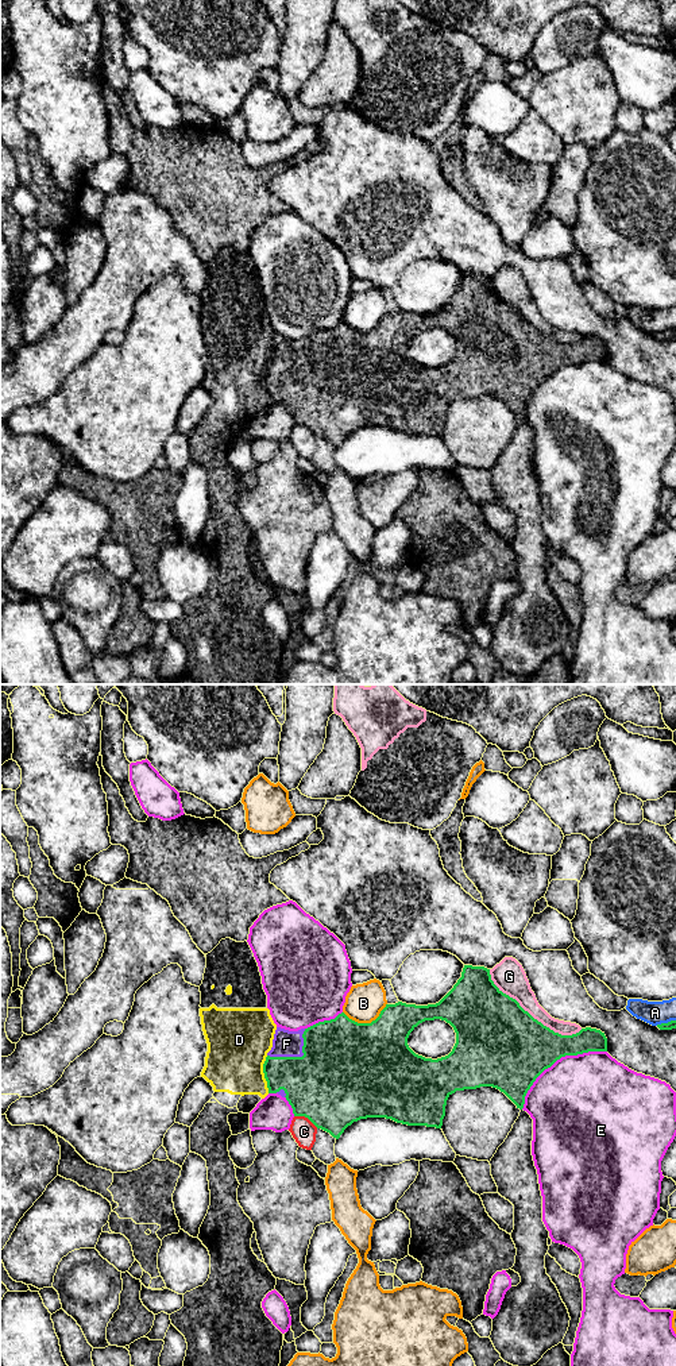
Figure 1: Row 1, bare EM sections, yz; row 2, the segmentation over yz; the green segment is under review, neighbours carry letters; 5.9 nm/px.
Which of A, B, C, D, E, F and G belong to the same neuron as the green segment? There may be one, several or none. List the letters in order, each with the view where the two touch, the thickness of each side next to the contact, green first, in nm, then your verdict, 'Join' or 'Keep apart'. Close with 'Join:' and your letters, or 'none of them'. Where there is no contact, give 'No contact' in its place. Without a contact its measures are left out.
A: Touches green in yz. Thickness 50 nm (green) against 140 nm. Keep apart
B: Touches green in yz. Thickness 500 nm (green) against 220 nm. Keep apart
C: Touches green in yz. Thickness 500 nm (green) against 150 nm. Keep apart
D: Touches green in yz. Thickness 280 nm (green) against 360 nm. Keep apart
E: Touches green in yz. Thickness 420 nm (green) against 480 nm. Keep apart
F: Touches green in yz. Thickness 480 nm (green) against 160 nm. Join
G: Touches green in yz. Thickness 500 nm (green) against 180 nm. Keep apart
Join: F

